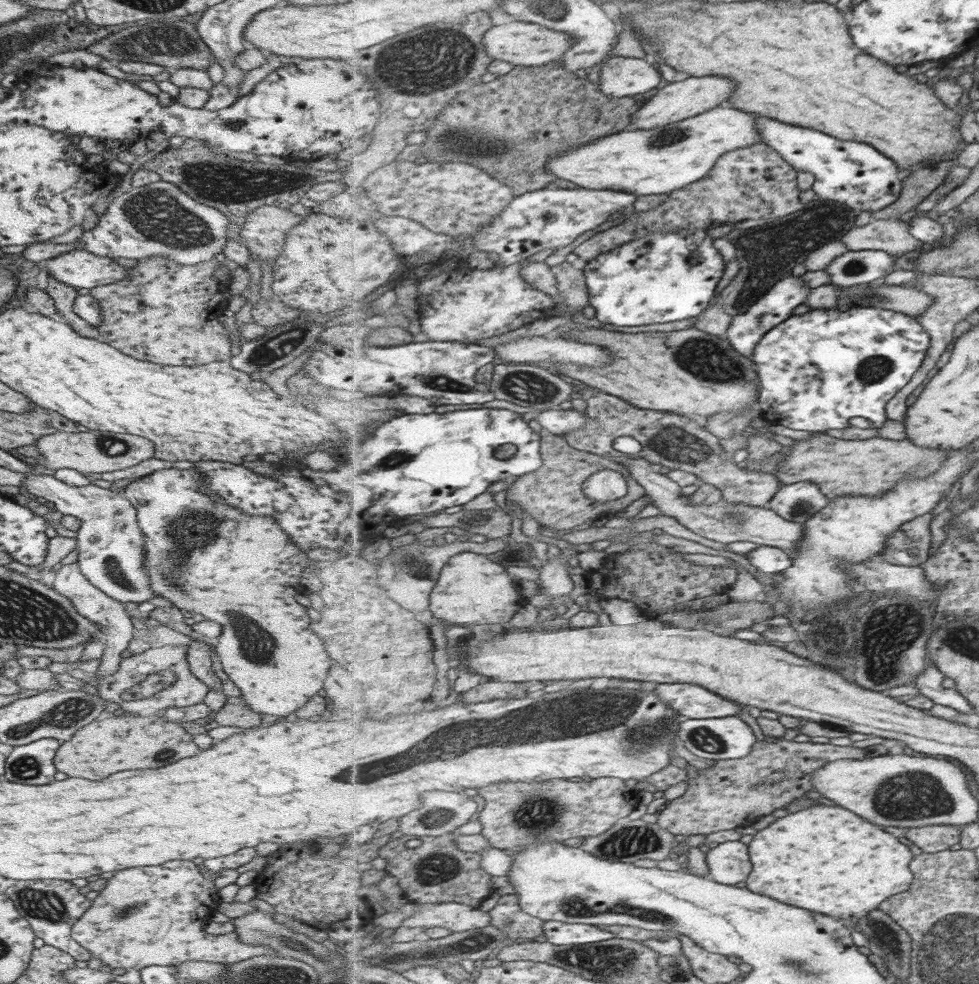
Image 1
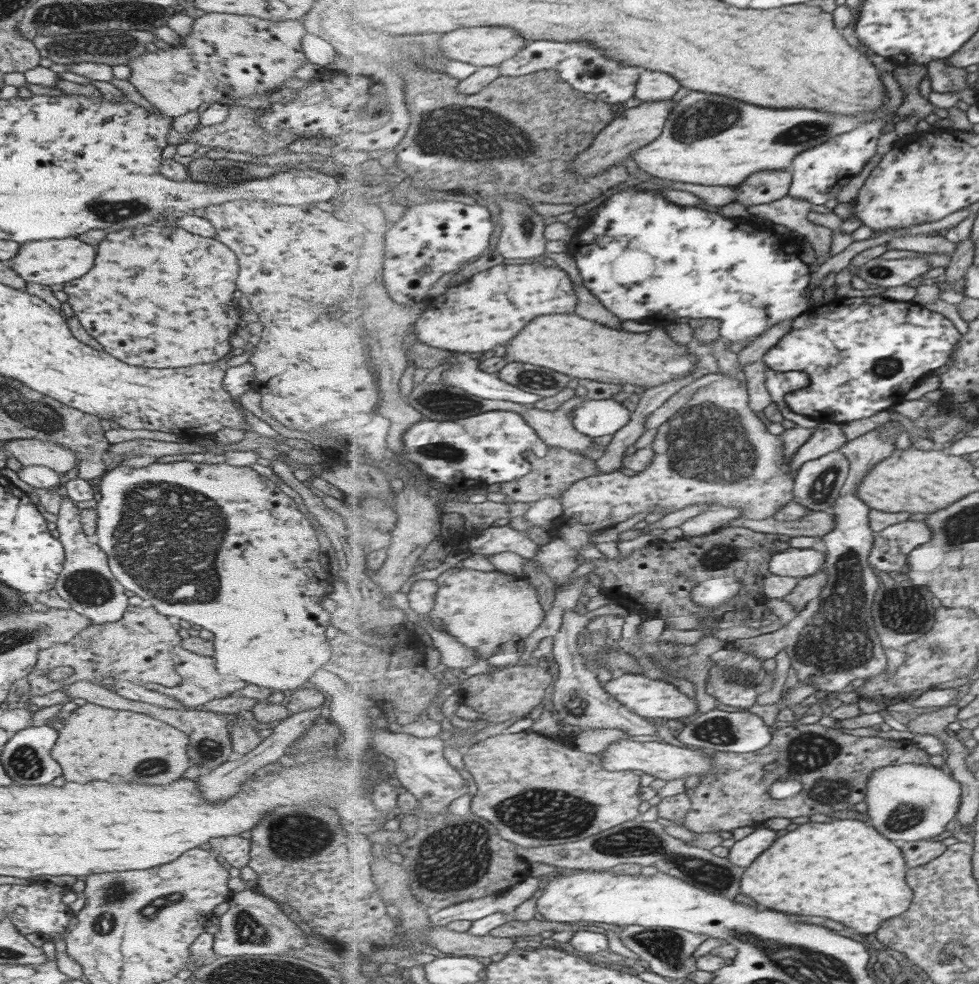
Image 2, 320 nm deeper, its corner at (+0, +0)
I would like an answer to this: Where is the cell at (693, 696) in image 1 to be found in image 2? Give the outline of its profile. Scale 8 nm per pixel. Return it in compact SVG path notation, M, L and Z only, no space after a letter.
M624 673L621 677L611 679L603 684L604 689L617 701L625 705L627 709L639 714L639 716L649 720L680 720L695 714L697 702L693 698L689 698L687 694L679 692L673 684L663 681L663 679L654 678L651 675L627 674Z

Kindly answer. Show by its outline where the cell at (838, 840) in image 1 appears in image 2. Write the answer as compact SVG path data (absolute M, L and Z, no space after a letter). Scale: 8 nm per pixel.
M837 820L827 824L803 824L781 836L771 848L765 850L752 866L744 872L740 892L752 898L763 908L803 914L803 916L823 916L835 922L847 924L861 934L873 934L881 928L885 920L891 920L912 905L914 890L907 888L907 864L902 845L895 846L873 826L861 820Z

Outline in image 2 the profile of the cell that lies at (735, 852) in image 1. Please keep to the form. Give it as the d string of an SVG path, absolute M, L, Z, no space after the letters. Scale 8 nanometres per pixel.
M758 826L755 832L743 838L743 840L736 841L736 843L729 850L729 860L735 866L749 867L765 850L771 848L773 843L779 839L779 832L777 830L770 830L763 826Z

